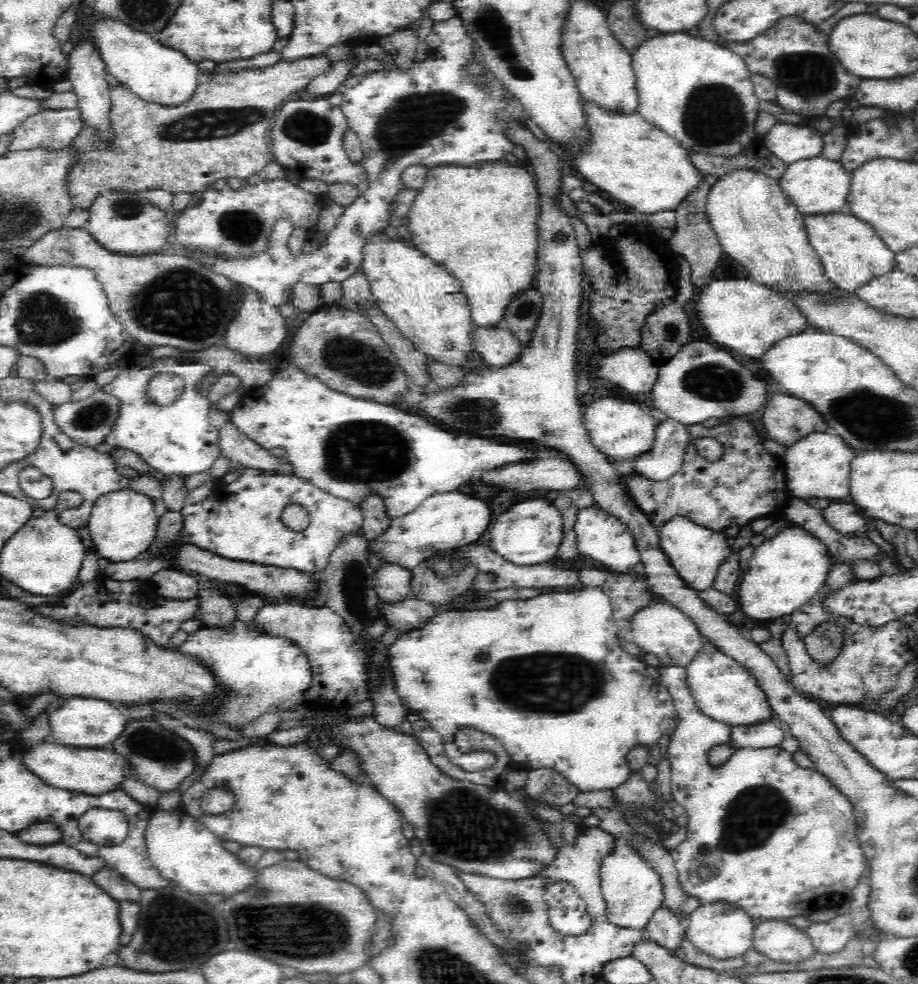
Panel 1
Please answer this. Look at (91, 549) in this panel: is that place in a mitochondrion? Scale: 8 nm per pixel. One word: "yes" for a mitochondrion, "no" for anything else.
no

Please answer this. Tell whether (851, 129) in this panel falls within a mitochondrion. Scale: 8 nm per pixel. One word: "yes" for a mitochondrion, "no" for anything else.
no

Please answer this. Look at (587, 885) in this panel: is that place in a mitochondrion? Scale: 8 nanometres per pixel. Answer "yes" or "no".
no

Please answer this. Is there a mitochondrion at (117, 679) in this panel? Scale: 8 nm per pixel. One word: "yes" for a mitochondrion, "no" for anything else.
no

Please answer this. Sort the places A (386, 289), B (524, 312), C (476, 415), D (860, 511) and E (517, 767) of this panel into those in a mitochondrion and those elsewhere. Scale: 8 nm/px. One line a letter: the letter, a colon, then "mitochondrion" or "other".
A: other
B: mitochondrion
C: mitochondrion
D: other
E: other

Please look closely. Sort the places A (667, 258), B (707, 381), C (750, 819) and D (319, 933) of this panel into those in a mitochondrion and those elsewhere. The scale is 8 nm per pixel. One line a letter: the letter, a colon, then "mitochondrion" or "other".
A: other
B: mitochondrion
C: mitochondrion
D: mitochondrion

